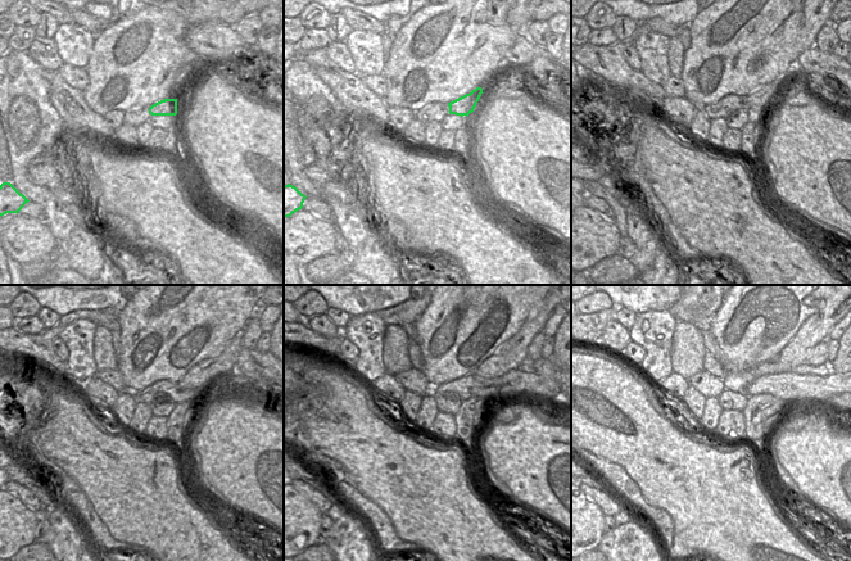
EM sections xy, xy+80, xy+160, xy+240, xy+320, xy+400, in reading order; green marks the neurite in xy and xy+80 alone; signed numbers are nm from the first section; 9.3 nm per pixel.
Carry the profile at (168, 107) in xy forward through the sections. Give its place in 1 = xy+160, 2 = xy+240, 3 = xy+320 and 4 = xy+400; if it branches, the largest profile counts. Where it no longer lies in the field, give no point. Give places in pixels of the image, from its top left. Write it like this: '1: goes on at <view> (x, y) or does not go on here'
1: goes on at xy+160 (764, 95)
2: goes on at xy+240 (209, 370)
3: goes on at xy+320 (512, 353)
4: goes on at xy+400 (815, 329)

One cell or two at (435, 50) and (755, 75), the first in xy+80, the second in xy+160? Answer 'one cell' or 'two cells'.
one cell

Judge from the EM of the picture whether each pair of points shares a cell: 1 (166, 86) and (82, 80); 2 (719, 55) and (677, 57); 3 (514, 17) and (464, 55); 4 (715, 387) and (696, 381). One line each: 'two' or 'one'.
1: two
2: two
3: one
4: one

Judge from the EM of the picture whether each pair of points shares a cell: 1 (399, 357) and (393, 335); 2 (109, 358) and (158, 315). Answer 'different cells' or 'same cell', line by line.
1: same cell
2: different cells

